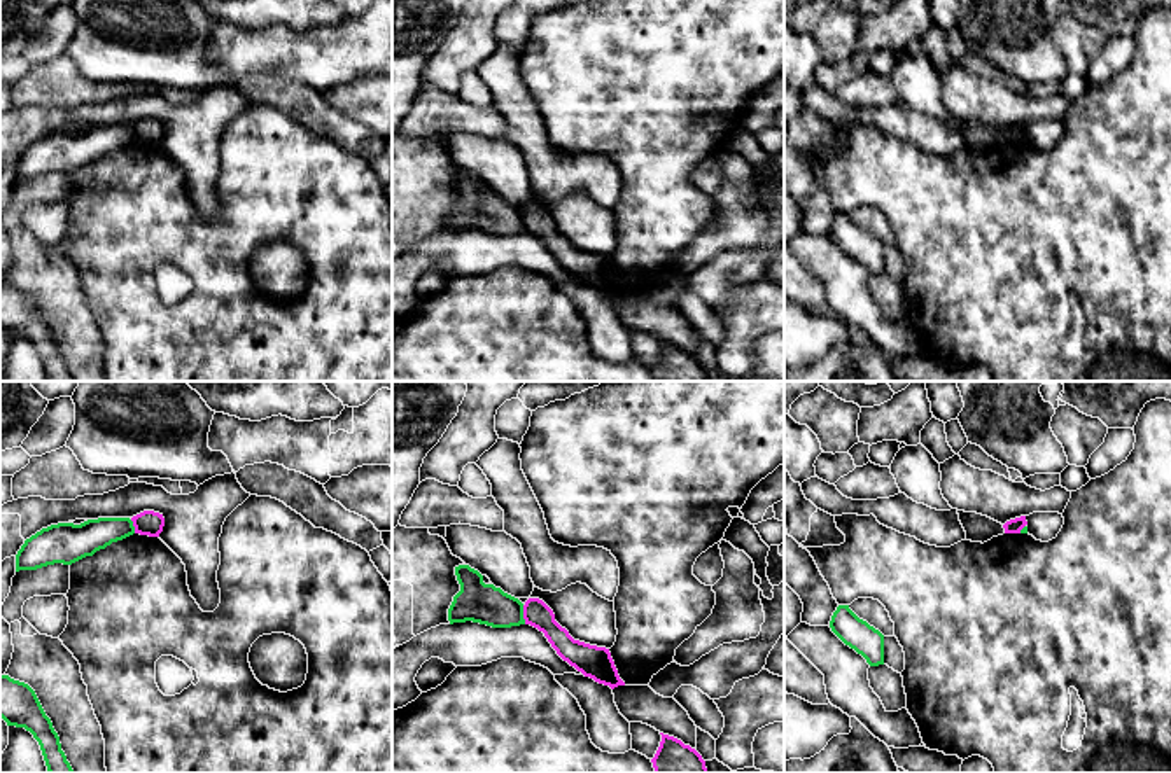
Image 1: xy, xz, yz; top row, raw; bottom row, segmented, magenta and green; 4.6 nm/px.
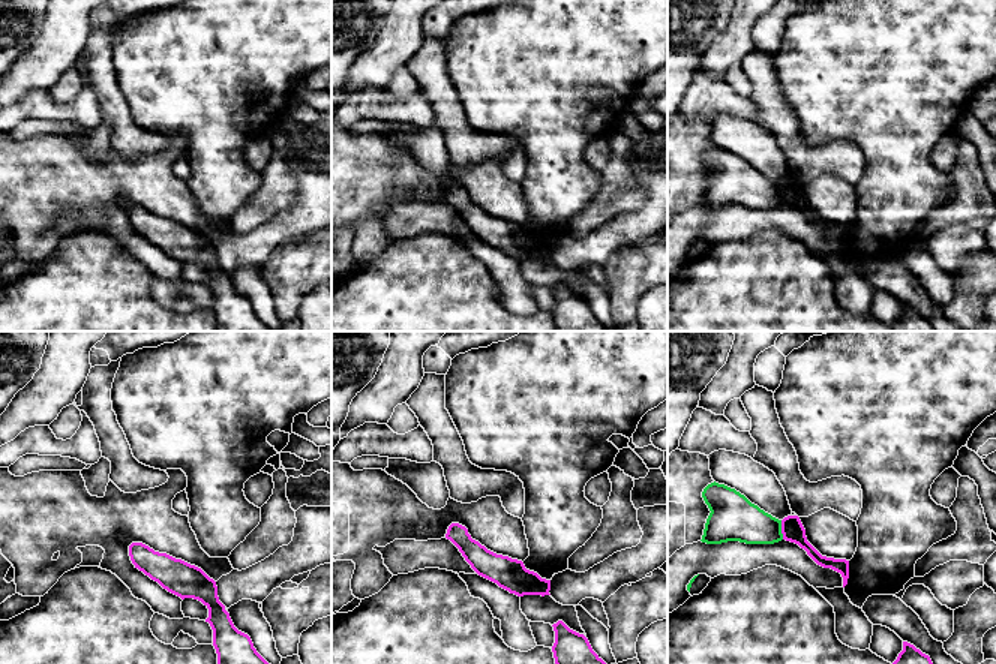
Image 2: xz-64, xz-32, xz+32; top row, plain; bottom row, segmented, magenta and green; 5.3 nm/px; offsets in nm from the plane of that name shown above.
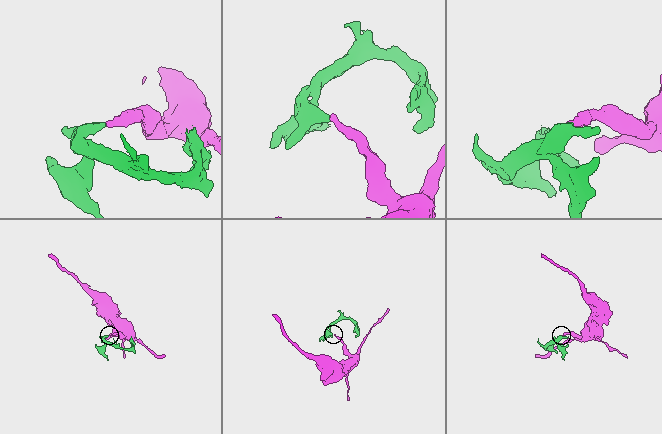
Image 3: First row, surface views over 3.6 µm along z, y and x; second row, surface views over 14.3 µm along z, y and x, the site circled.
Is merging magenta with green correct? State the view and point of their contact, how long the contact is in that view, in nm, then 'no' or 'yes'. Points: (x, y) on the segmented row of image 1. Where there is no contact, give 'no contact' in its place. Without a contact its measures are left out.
meets magenta in xz at (524, 614); contact 90 nm long; no

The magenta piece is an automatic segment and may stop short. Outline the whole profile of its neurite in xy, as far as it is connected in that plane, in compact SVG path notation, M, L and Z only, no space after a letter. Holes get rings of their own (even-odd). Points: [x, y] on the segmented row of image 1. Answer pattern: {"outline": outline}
{"outline": "M144 511L131 518L135 533L159 537L165 526L165 518L154 511Z"}

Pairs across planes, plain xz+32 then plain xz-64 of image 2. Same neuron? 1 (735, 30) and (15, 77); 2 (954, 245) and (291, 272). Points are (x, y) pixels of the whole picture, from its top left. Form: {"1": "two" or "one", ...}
{"1": "one", "2": "two"}

